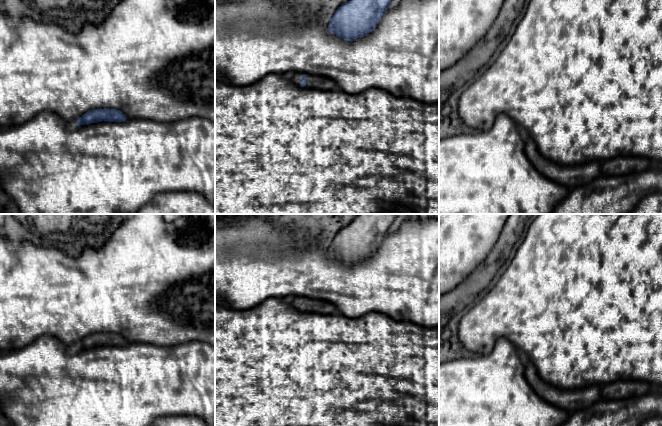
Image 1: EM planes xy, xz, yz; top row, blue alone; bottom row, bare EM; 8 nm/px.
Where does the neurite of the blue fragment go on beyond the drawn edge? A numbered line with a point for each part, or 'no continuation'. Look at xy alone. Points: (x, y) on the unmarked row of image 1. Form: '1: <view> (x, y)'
no continuation

